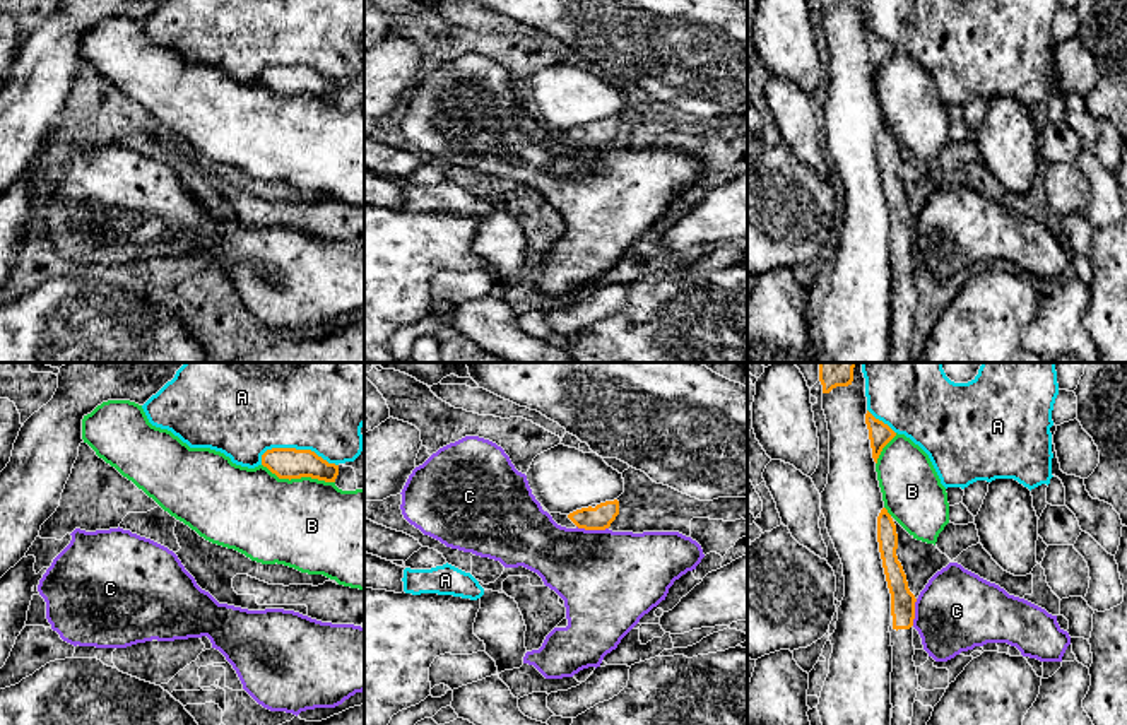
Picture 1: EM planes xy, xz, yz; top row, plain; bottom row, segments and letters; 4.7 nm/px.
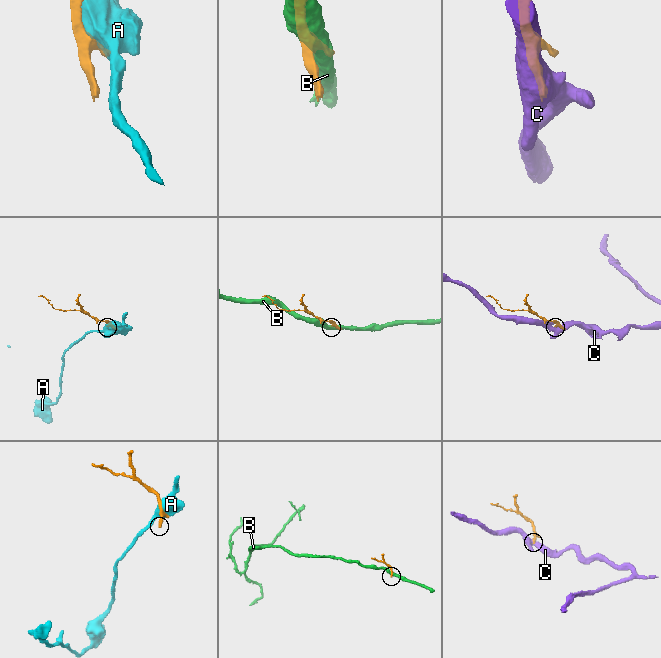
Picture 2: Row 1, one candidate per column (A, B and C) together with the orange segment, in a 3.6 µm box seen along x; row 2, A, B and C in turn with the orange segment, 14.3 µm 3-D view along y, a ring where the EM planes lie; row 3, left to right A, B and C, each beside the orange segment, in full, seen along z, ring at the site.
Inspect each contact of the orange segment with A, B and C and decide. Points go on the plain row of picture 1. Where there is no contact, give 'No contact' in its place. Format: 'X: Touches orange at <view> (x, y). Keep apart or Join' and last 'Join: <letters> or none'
A: Touches orange at xy (300, 67). Keep apart
B: Touches orange at xy (298, 94). Keep apart
C: Touches orange at xz (592, 146). Keep apart
Join: none

